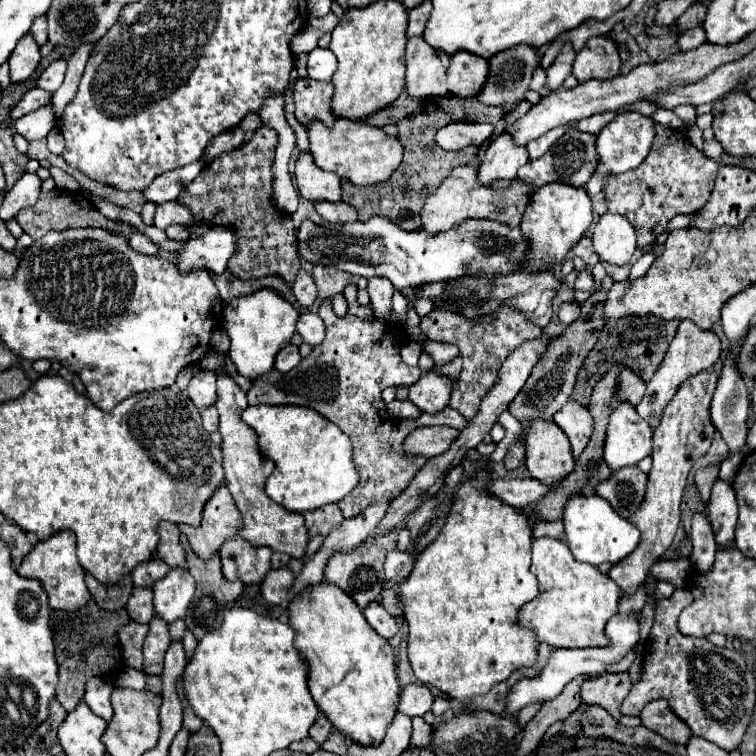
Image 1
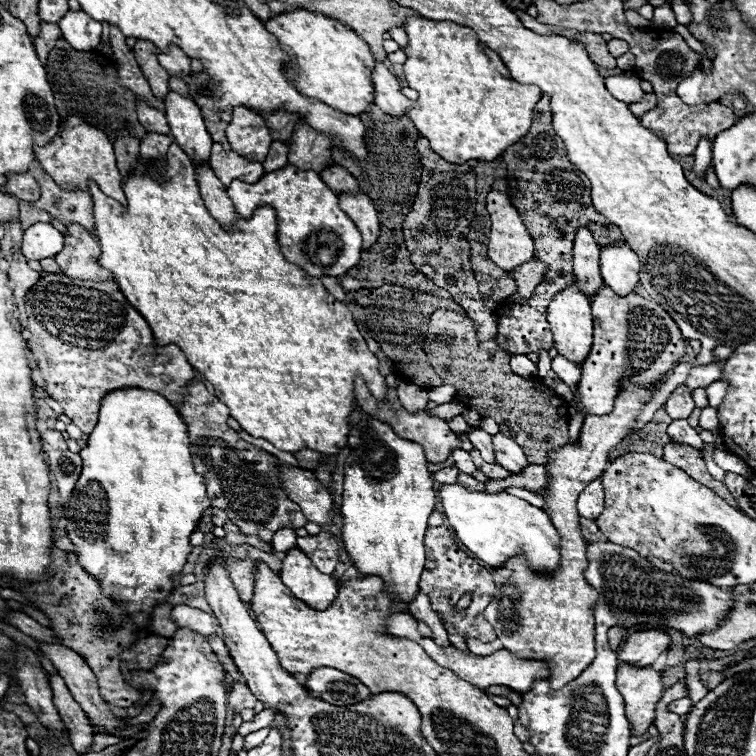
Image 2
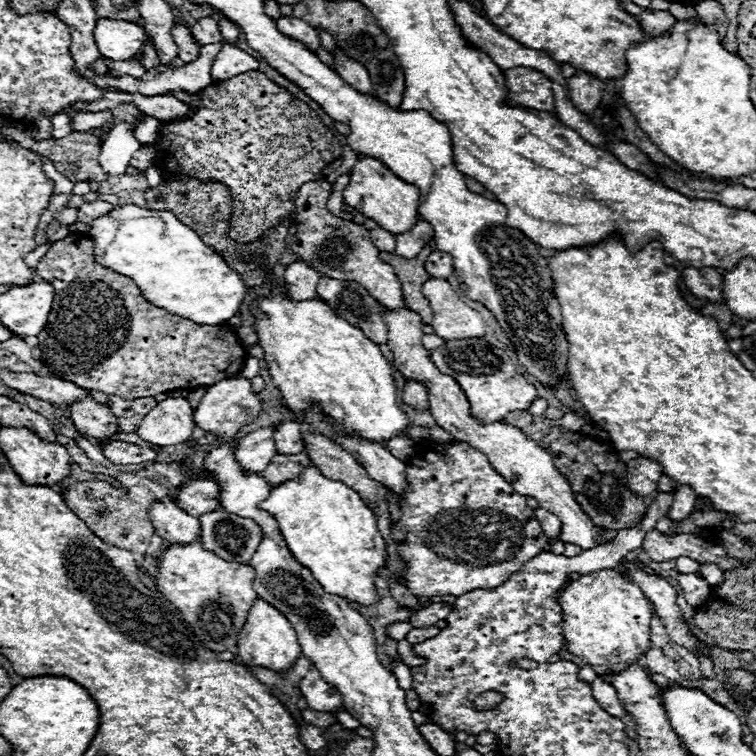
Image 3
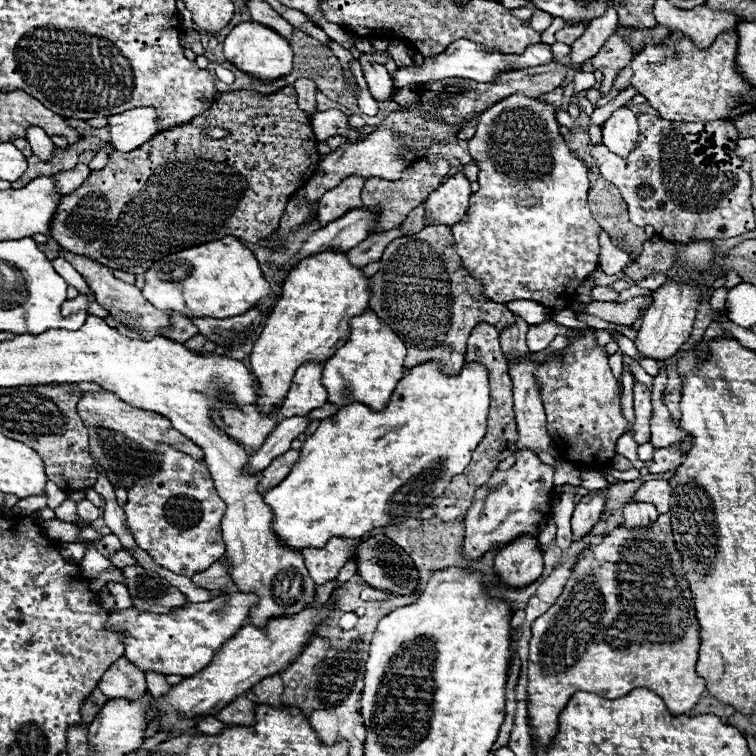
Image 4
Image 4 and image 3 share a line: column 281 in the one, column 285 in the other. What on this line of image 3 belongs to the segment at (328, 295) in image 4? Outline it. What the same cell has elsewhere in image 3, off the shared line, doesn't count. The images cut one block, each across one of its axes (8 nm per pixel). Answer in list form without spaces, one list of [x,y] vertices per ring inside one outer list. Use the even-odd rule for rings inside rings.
[[[276,296],[254,302],[250,310],[258,318],[254,328],[258,332],[258,344],[264,348],[268,372],[274,380],[274,386],[280,390],[284,404],[290,404],[290,408],[298,412],[298,422],[302,422],[302,416],[306,416],[306,408],[310,408],[310,404],[318,404],[318,408],[322,408],[322,416],[326,416],[334,428],[358,432],[362,440],[374,440],[386,446],[390,438],[404,436],[408,428],[408,416],[398,404],[396,384],[392,376],[394,368],[382,356],[378,344],[368,340],[362,330],[354,328],[344,318],[338,318],[322,300],[292,302],[288,296]]]

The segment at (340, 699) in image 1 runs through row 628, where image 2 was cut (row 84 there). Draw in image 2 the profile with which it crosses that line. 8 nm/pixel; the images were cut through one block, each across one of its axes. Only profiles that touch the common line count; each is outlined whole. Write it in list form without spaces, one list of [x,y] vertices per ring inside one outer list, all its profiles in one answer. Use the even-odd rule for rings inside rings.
[[[294,10],[274,16],[266,22],[266,30],[274,34],[288,54],[288,74],[296,90],[308,98],[316,98],[340,112],[360,116],[374,102],[374,56],[370,46],[348,26],[334,18],[310,10]]]

